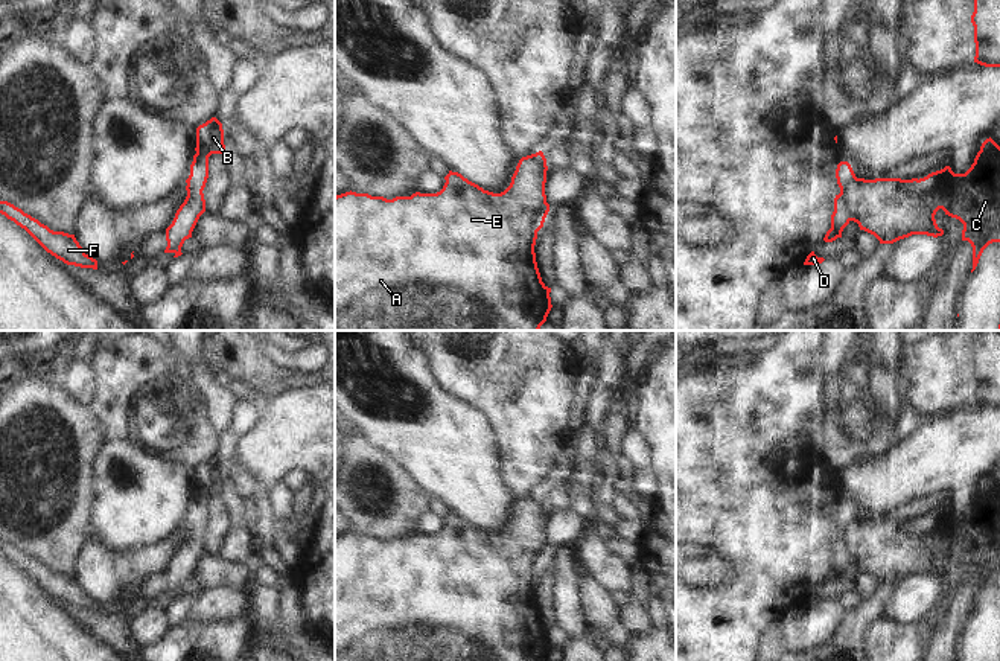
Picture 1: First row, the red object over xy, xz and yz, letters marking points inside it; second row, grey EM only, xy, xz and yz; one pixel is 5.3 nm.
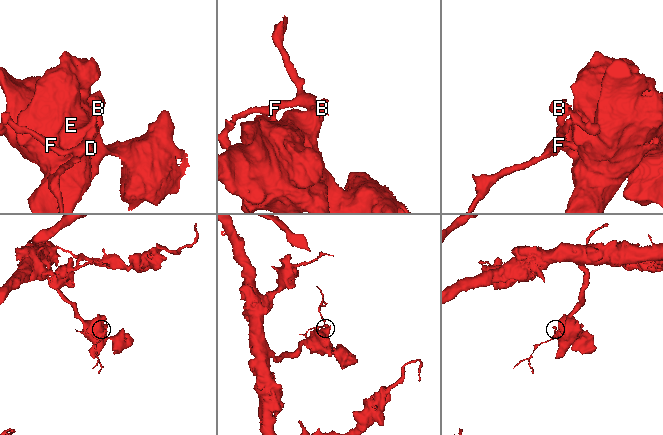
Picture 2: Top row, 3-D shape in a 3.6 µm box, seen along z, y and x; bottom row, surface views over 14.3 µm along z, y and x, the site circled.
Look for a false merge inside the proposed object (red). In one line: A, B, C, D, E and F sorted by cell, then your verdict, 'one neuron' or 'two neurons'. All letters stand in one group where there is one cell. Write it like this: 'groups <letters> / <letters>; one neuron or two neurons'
groups A C E / B D F; two neurons

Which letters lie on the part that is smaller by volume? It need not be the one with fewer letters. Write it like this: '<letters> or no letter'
B, D, F.

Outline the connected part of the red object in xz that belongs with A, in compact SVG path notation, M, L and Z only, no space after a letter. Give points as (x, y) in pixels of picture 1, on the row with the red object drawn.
M534 154L522 157L511 177L510 186L493 193L469 181L458 172L449 171L446 183L437 193L416 192L411 196L371 196L346 192L335 196L335 330L539 330L553 308L551 288L540 277L534 245L537 232L549 212L545 183L548 166Z

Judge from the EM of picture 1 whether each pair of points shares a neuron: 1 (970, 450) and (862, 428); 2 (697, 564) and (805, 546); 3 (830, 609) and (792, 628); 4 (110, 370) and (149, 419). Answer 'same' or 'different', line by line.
1: different
2: different
3: same
4: same

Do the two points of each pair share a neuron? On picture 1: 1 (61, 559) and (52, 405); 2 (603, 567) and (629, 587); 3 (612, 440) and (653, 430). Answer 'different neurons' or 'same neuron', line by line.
1: same neuron
2: same neuron
3: different neurons

